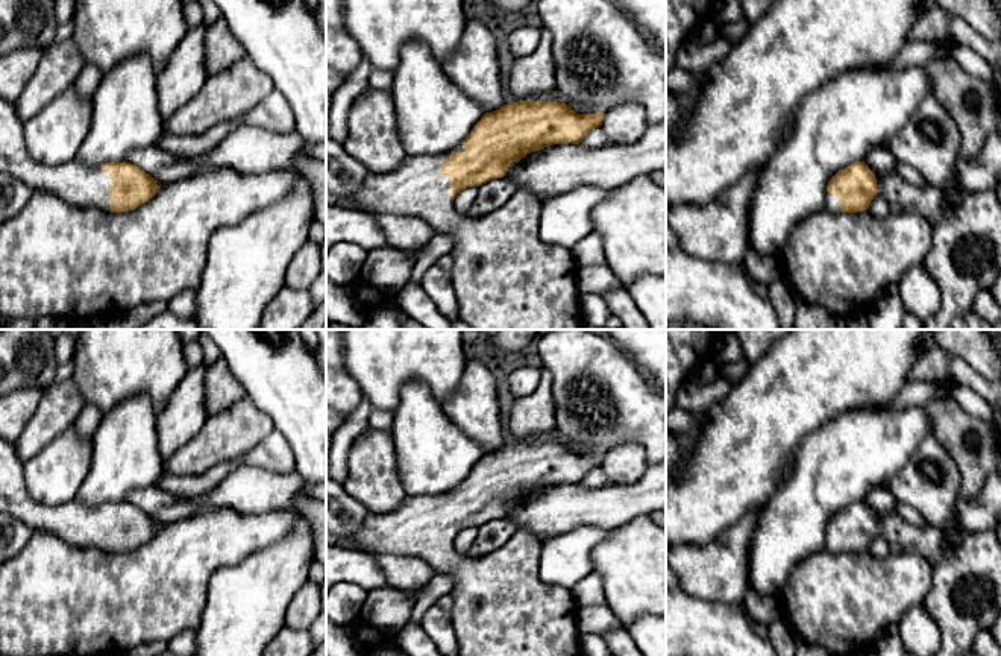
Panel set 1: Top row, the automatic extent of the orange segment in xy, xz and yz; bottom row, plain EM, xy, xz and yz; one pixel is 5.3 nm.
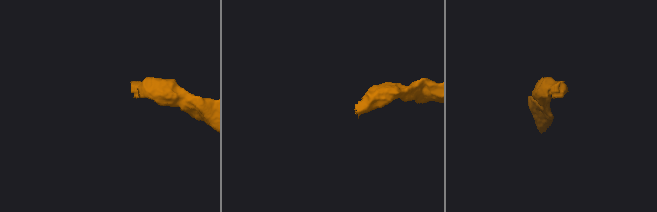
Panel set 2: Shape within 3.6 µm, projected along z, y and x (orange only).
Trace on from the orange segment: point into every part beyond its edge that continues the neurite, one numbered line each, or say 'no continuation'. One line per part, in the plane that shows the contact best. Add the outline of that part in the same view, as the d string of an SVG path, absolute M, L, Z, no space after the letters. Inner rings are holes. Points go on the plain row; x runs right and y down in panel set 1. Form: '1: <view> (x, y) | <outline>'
1: xz (501, 606) | M450 492L417 495L406 497L391 512L367 510L366 519L349 539L378 557L423 559L434 574L453 579L450 615L458 656L582 656L578 604L572 589L540 579L541 541L528 531L516 531L500 548L485 556L460 554L450 541L450 518L441 515L441 503L449 500Z

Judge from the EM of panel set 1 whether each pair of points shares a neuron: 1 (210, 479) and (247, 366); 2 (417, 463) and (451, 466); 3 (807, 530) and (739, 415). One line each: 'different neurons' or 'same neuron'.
1: different neurons
2: same neuron
3: different neurons

